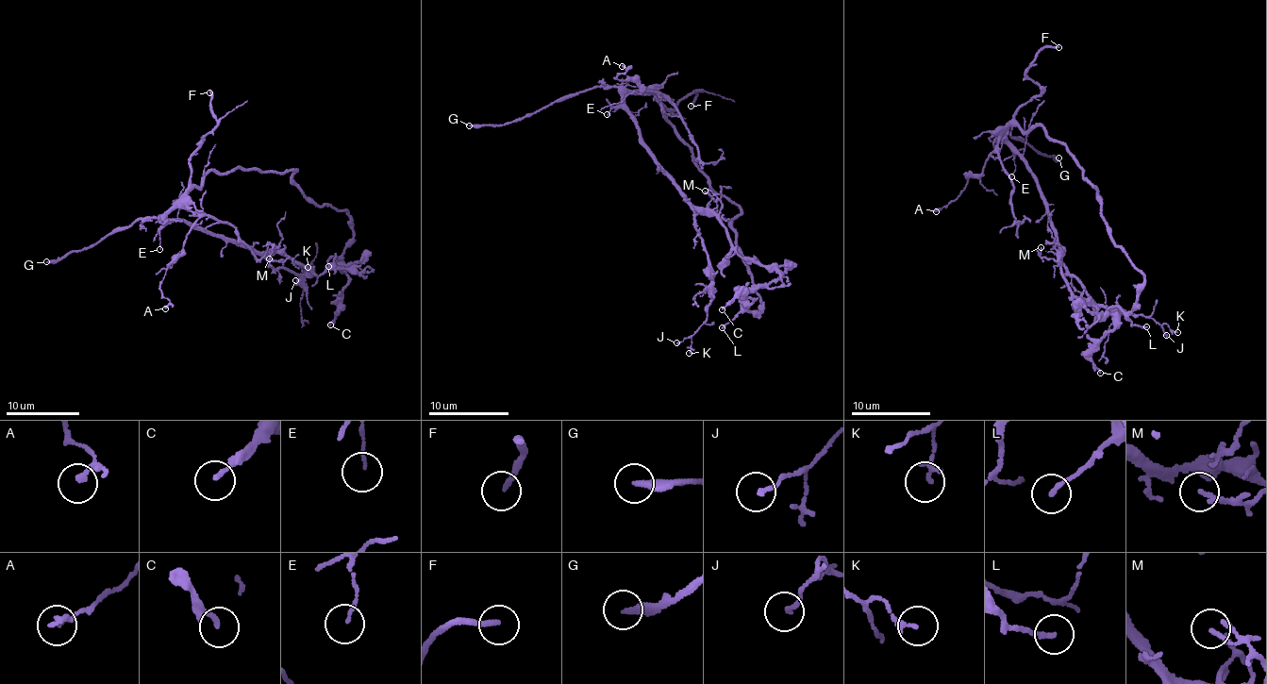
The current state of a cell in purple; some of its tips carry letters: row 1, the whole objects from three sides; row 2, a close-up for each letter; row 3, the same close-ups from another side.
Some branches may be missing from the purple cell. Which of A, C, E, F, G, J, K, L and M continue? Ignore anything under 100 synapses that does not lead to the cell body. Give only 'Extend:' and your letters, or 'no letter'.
Extend: F

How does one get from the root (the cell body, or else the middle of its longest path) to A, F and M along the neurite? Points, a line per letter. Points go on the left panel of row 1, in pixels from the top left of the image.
A: (322, 273), (283, 255), (168, 217), (178, 207), (195, 212), (198, 219), (159, 286), (169, 301), (165, 308)
F: (322, 273), (283, 255), (168, 217), (166, 211), (189, 188), (192, 155), (217, 125), (209, 92)
M: (322, 273), (315, 273), (289, 256), (280, 262), (269, 258)

